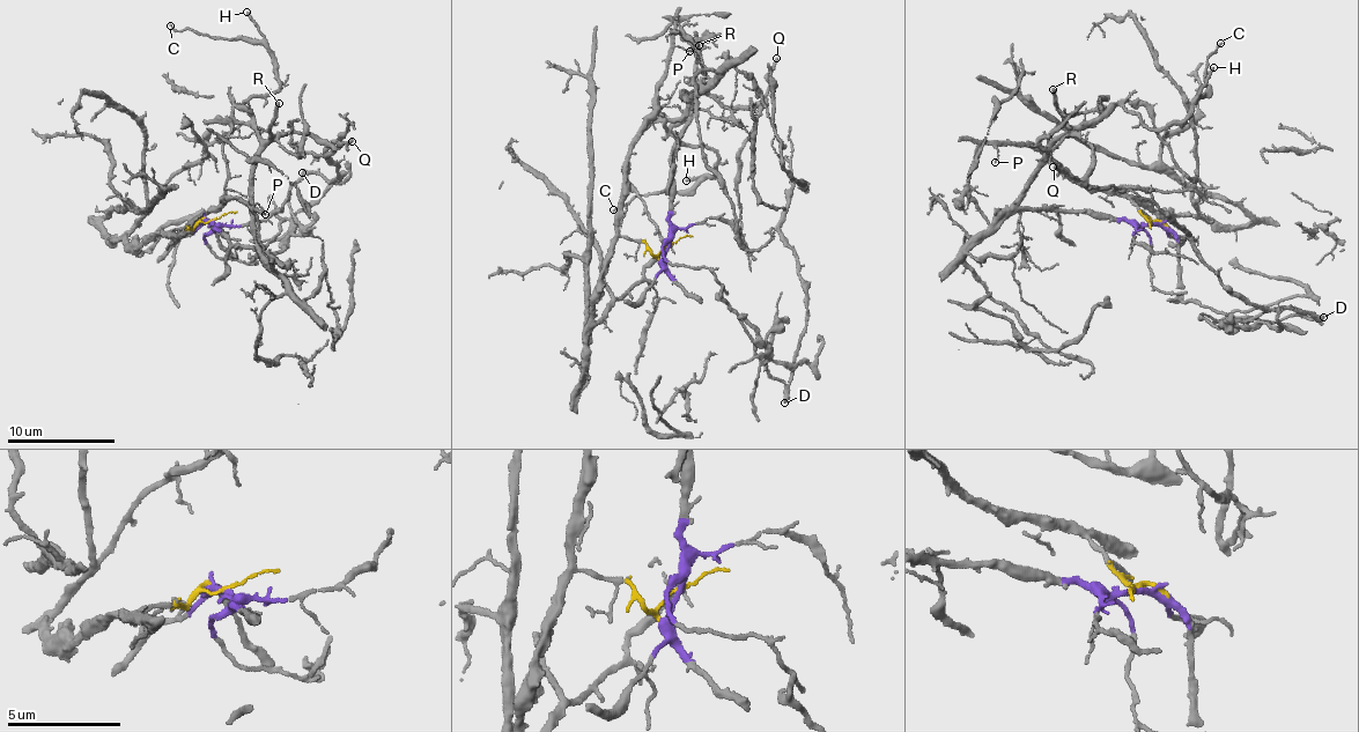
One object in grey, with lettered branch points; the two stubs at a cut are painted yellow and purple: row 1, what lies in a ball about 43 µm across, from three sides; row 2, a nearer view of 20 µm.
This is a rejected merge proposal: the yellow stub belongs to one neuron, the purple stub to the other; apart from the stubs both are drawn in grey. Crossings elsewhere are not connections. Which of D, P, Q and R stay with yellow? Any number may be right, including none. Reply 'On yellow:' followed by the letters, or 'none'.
On yellow: P

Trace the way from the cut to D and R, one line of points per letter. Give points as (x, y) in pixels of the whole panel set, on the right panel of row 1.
D: (1150, 224), (1142, 226), (1149, 237), (1151, 282), (1168, 298), (1262, 323), (1255, 319), (1282, 308), (1323, 316)
R: (1150, 224), (1019, 205), (1021, 190), (1051, 138), (1069, 130), (1051, 89)

